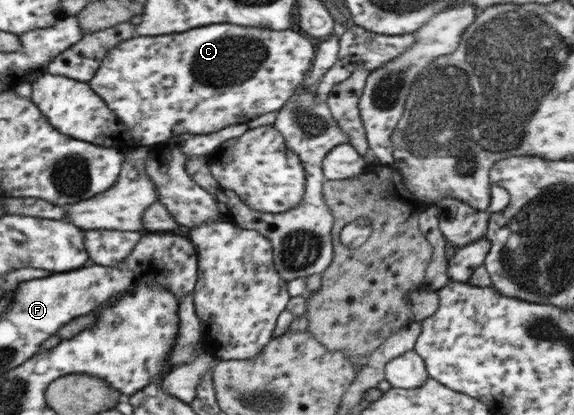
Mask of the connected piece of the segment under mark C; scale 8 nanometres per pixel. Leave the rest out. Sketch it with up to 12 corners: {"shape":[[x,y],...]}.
{"shape":[[217,23],[88,83],[146,149],[277,112],[316,47]]}

